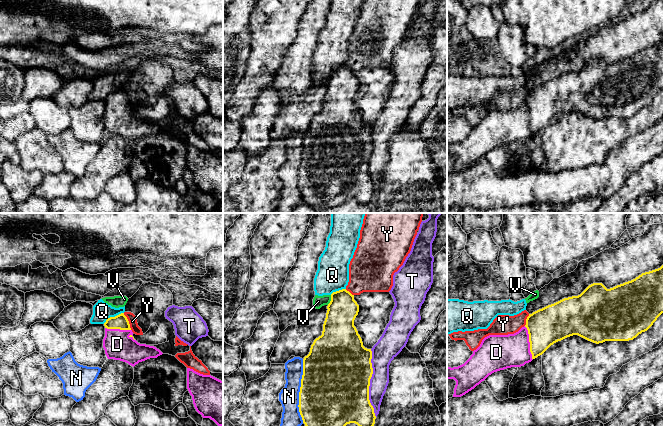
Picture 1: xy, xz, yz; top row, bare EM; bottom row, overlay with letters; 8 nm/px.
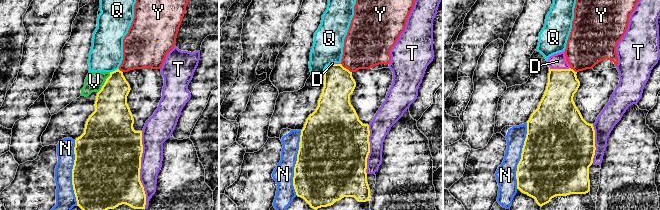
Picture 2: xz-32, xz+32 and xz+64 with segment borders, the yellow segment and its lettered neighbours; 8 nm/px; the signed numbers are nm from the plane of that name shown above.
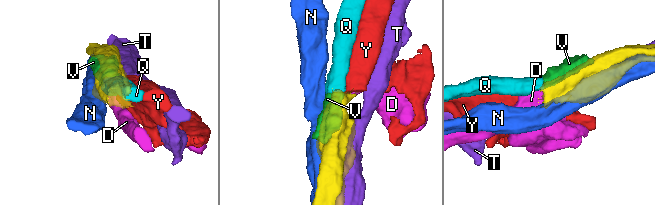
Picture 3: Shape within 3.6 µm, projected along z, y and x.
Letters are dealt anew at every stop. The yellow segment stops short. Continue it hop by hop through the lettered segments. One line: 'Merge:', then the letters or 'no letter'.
Merge: D

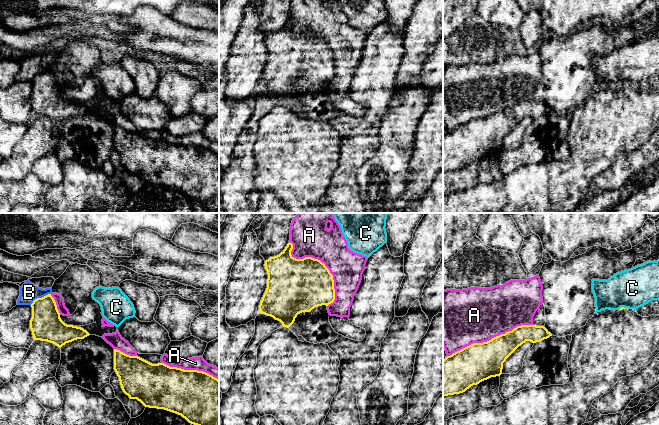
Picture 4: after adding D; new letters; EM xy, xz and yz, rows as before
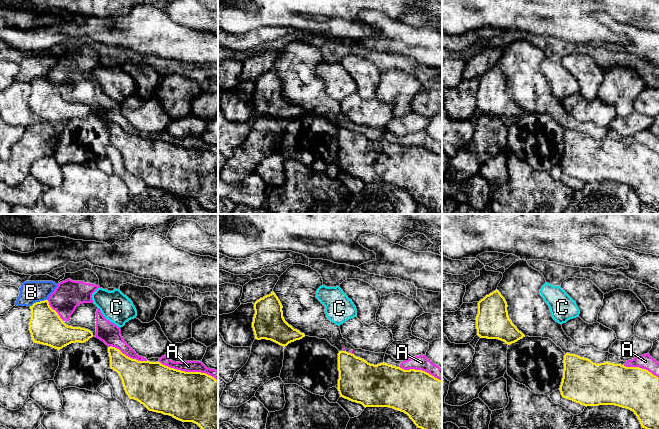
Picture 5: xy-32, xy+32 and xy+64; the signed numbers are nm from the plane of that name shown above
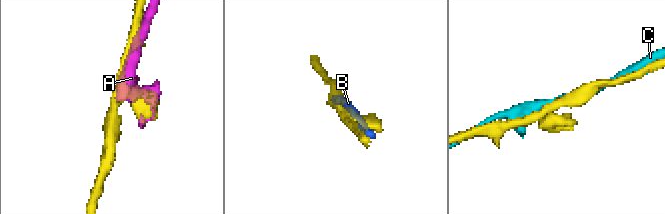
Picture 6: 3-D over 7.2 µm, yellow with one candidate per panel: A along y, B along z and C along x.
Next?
Merge: no letter

